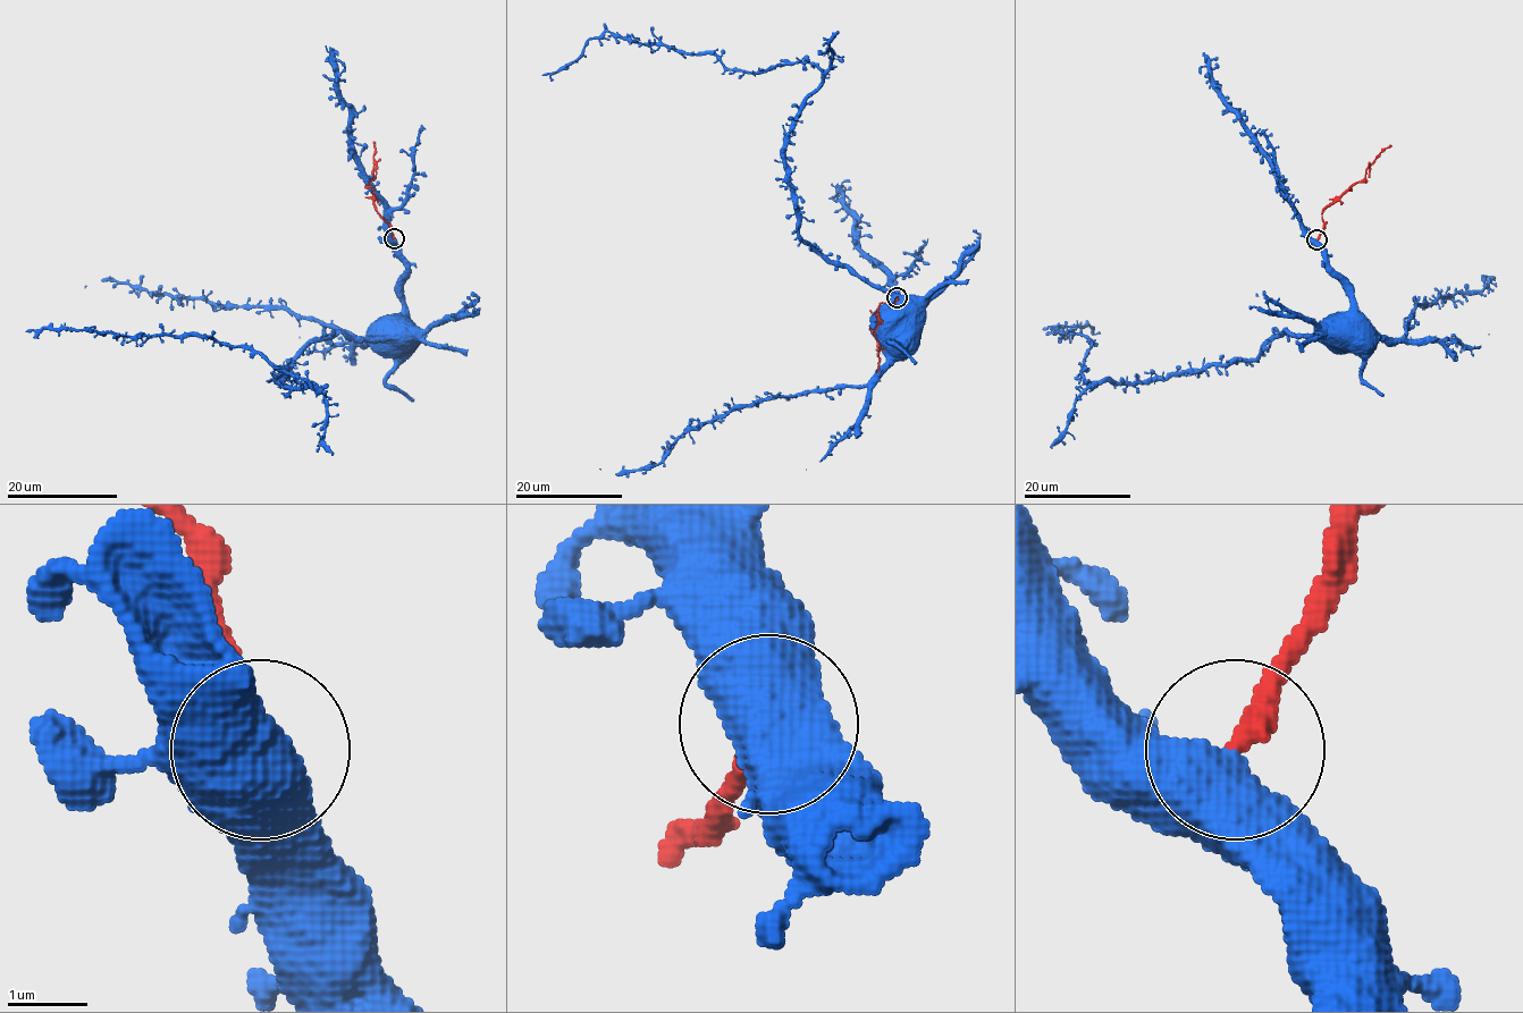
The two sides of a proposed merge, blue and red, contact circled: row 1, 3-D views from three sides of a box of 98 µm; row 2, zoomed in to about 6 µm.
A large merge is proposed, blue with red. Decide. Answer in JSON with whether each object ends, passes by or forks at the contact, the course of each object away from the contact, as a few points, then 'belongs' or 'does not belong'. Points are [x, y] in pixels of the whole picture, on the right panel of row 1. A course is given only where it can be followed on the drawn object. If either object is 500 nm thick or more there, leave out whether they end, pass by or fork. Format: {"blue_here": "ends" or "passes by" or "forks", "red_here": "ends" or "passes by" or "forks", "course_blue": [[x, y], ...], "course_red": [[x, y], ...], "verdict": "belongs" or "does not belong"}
{"course_blue": [[1318, 239], [1351, 307], [1314, 334], [1276, 334], [1253, 360], [1087, 381], [1092, 343], [1050, 329], [1094, 329]], "course_red": [[1318, 239], [1324, 222], [1321, 213], [1365, 176], [1365, 169], [1391, 145]], "verdict": "does not belong"}

